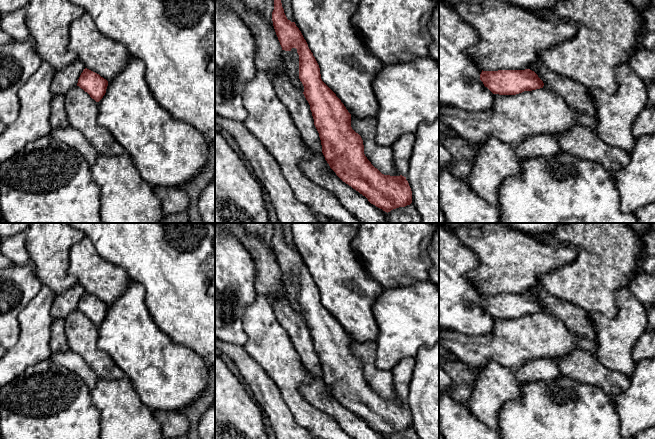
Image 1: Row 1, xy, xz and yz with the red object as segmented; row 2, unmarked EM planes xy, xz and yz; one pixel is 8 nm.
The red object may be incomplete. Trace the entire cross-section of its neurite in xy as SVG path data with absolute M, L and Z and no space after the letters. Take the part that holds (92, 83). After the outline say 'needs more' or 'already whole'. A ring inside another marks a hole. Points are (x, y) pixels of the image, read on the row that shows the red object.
M85 68L77 86L64 95L64 106L69 126L79 130L99 155L117 156L126 153L122 145L98 124L98 102L106 93L108 81Z; needs more

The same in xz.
M241 0L273 26L282 47L282 58L291 83L301 91L310 105L314 125L319 133L322 153L330 168L346 184L385 212L412 203L412 191L406 177L382 174L364 154L361 136L351 127L351 114L336 94L322 81L319 65L293 19L291 0Z; needs more

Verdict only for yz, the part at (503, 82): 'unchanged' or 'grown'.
grown

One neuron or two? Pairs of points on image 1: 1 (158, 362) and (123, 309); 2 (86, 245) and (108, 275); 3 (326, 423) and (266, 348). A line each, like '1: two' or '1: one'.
1: one
2: one
3: one

